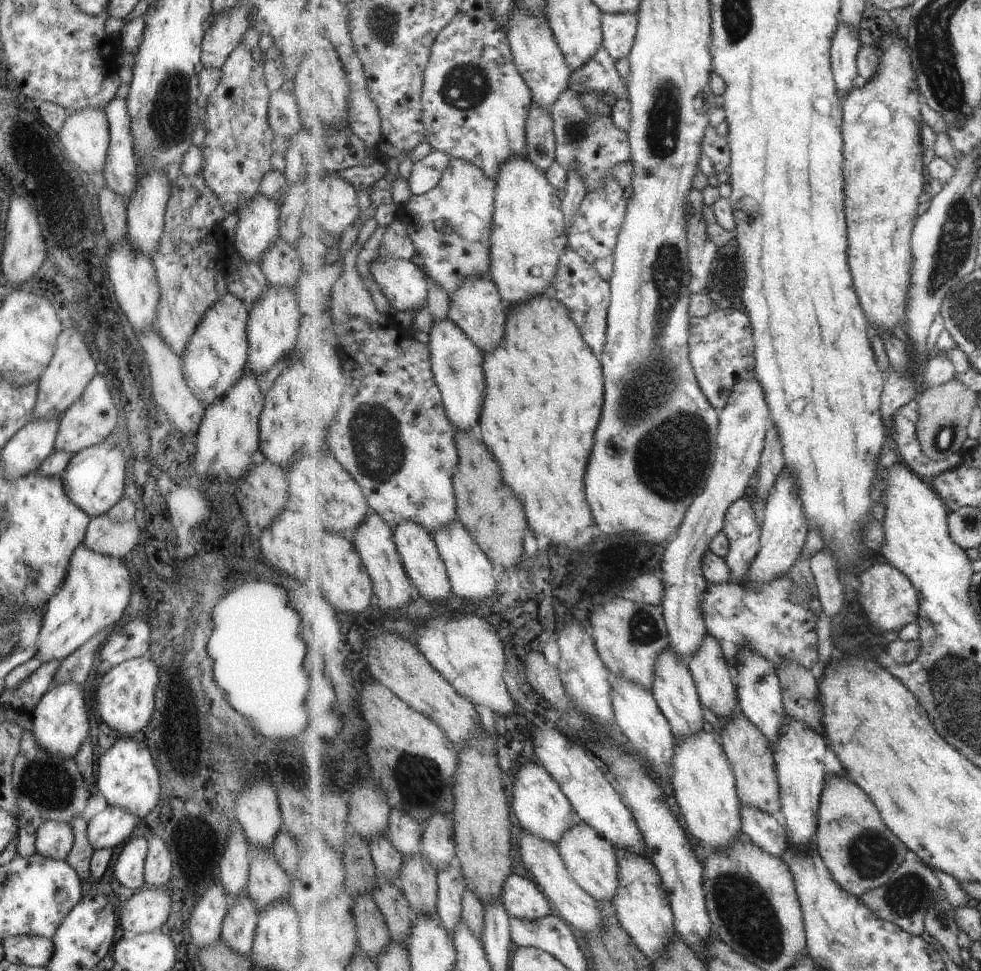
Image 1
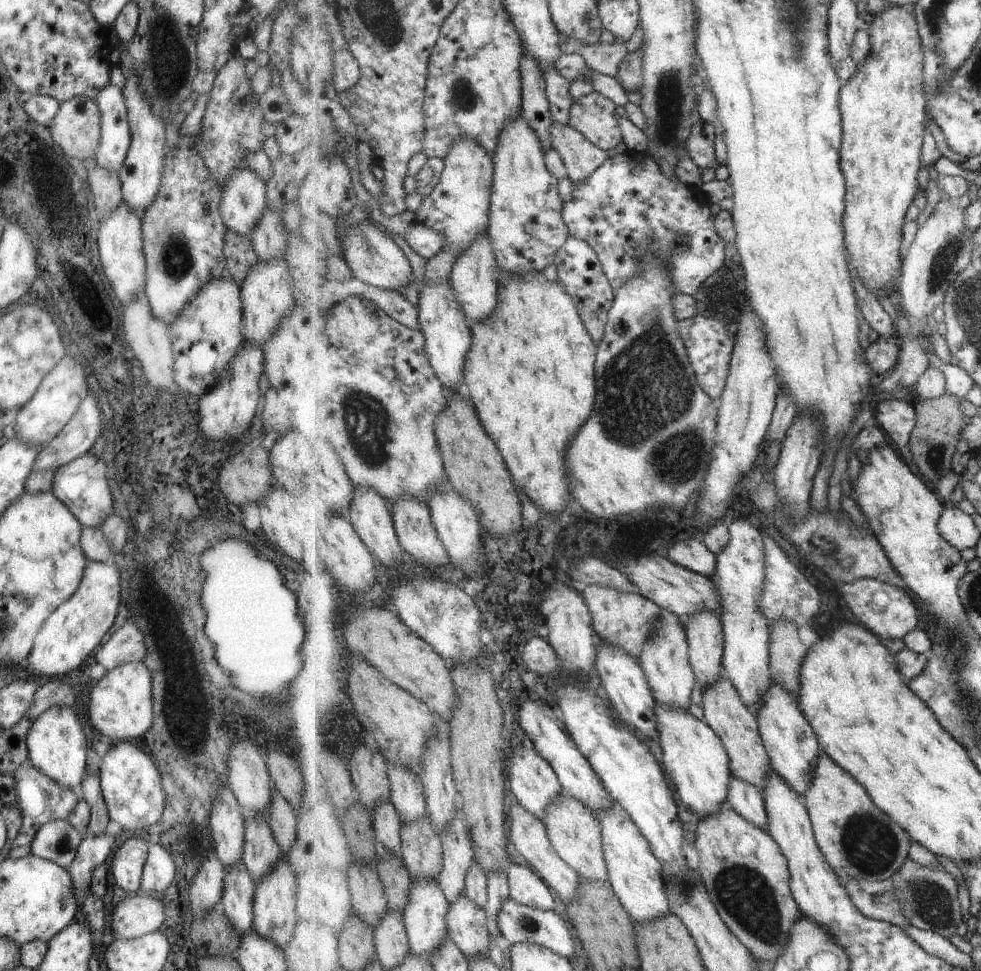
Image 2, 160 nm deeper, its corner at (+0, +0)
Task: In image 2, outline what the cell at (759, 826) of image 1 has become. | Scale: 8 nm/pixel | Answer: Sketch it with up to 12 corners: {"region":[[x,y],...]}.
{"region":[[733,775],[728,802],[766,830],[765,799],[753,783]]}

